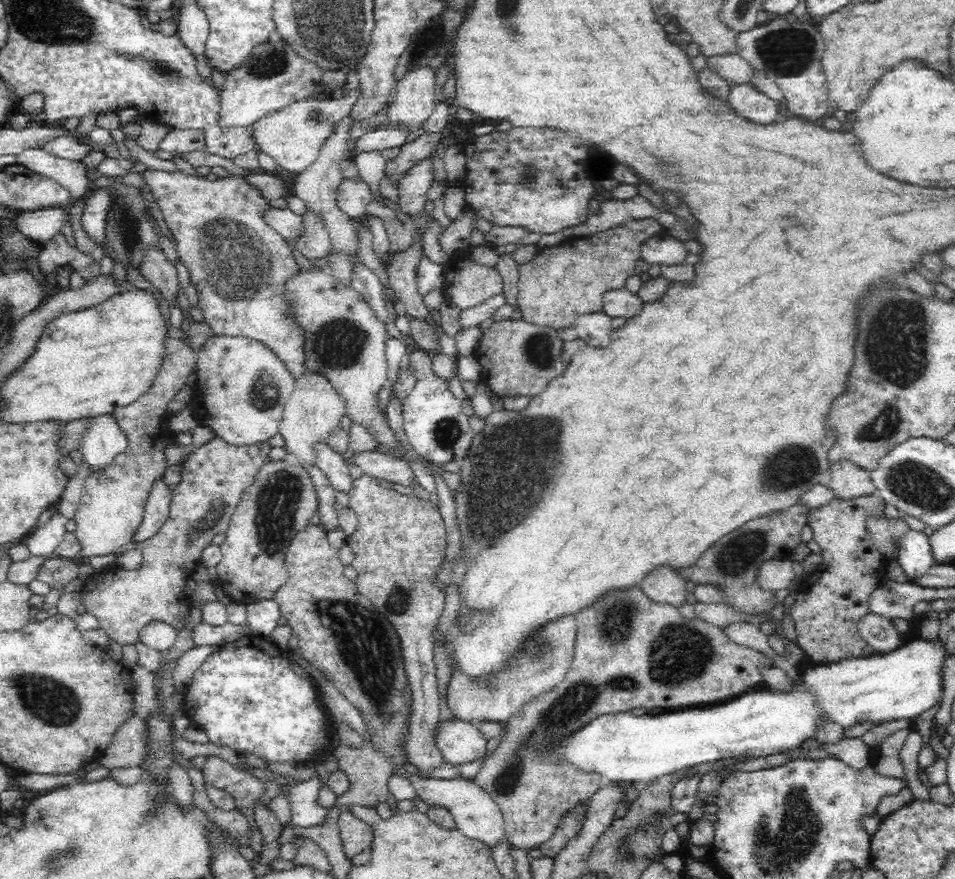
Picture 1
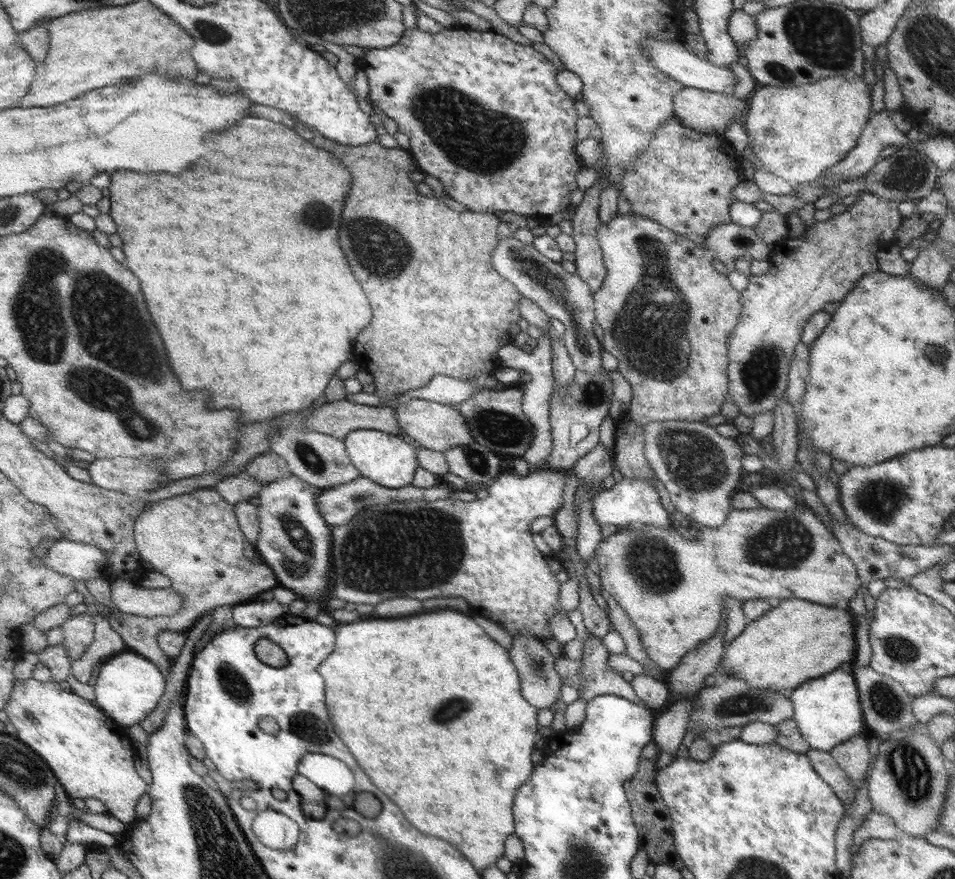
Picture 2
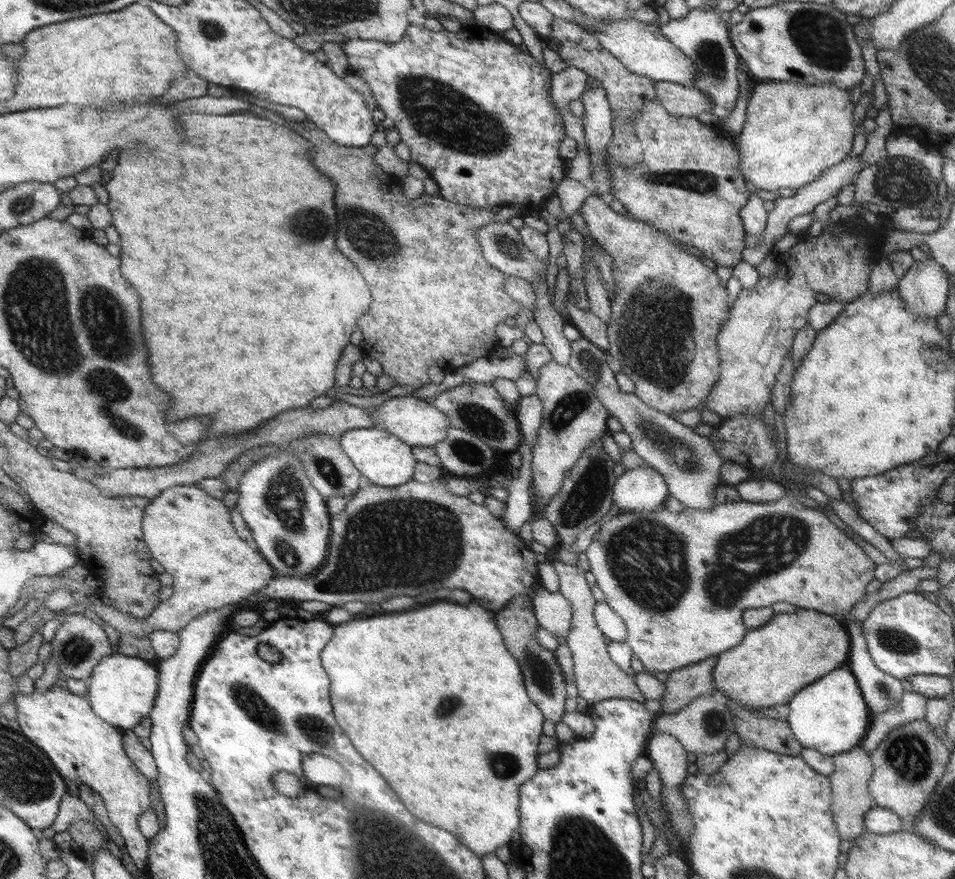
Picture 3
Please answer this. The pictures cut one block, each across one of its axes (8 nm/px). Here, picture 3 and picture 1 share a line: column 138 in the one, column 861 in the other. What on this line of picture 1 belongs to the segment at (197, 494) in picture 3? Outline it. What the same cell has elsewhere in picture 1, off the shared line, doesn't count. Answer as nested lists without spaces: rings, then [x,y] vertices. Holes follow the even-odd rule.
[[[870,612],[859,620],[859,633],[872,647],[874,654],[885,655],[894,652],[905,643],[900,633],[892,626],[891,621]]]

